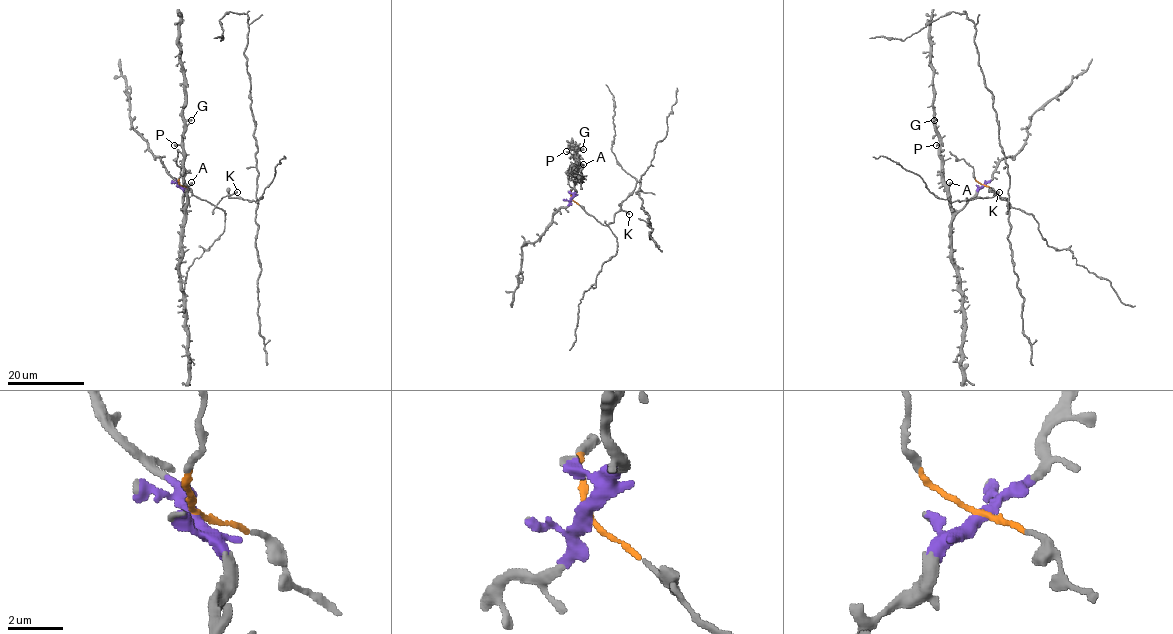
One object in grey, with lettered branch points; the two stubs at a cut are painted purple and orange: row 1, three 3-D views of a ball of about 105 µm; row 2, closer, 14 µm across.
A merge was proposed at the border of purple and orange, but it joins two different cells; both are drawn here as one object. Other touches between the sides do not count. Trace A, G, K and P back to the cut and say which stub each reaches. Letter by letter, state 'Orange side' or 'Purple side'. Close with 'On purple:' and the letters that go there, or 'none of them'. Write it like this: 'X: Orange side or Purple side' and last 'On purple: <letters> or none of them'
A: Purple side
G: Purple side
K: Orange side
P: Purple side
On purple: A, G, P

